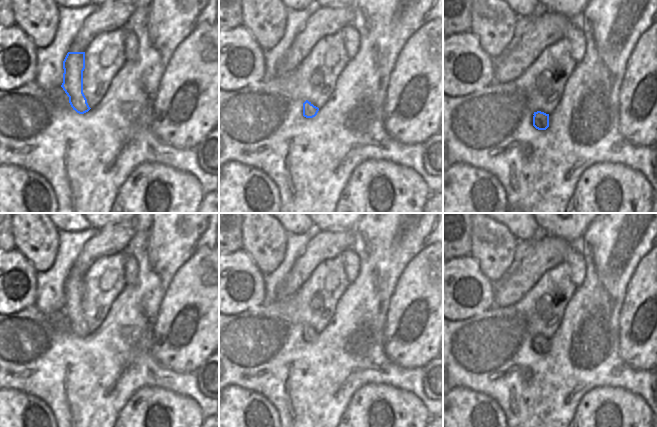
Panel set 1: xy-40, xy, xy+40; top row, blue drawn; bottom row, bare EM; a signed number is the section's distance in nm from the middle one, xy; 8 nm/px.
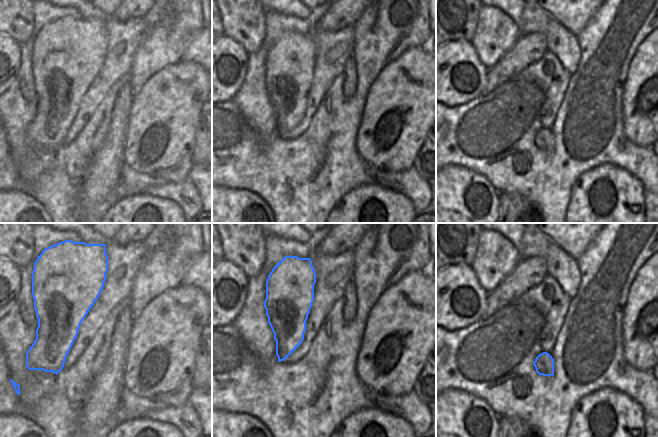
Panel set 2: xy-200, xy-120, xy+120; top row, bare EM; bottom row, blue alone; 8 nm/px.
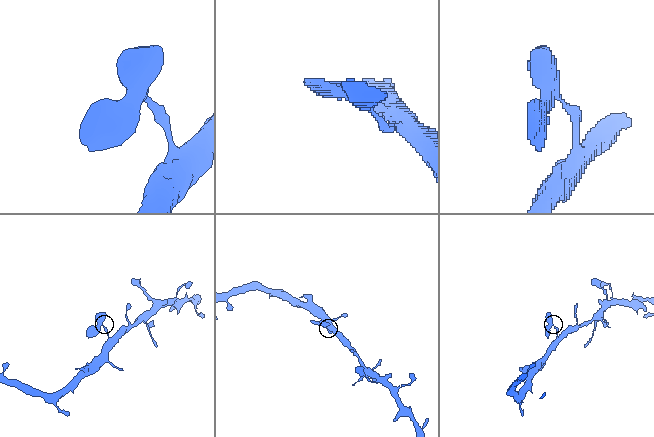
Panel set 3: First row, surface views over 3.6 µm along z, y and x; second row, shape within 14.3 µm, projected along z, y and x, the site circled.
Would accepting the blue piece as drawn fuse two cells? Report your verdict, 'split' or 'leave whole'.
split

